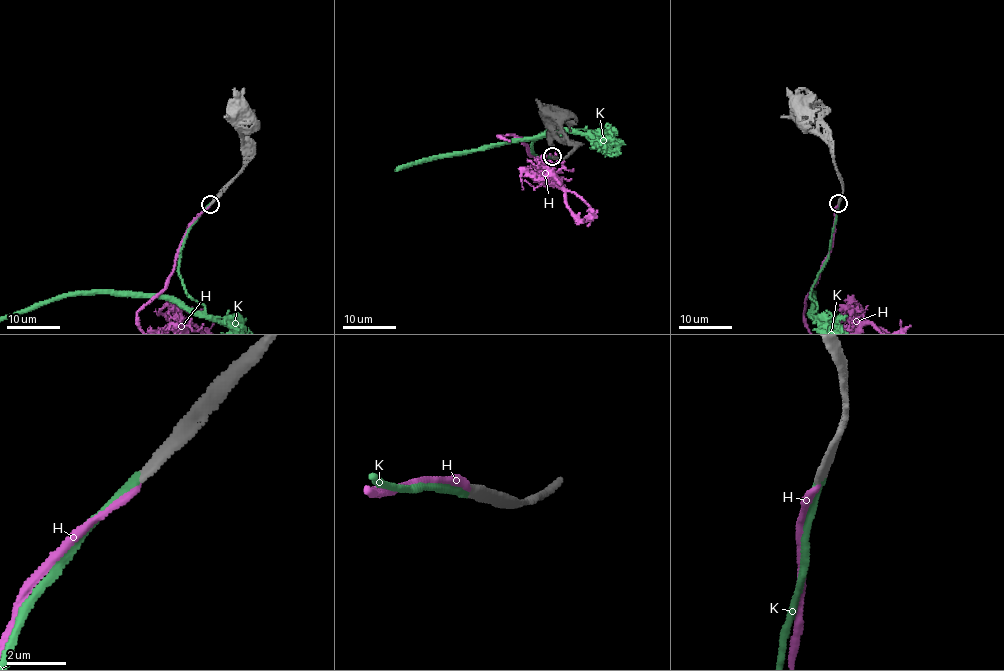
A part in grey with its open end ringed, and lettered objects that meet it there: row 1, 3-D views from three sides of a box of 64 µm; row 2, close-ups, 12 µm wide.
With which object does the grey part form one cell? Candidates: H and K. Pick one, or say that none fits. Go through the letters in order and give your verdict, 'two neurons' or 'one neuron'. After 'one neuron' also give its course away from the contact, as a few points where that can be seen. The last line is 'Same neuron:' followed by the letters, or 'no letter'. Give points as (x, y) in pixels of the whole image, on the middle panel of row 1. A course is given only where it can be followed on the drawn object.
H: two neurons
K: one neuron
Same neuron: K

